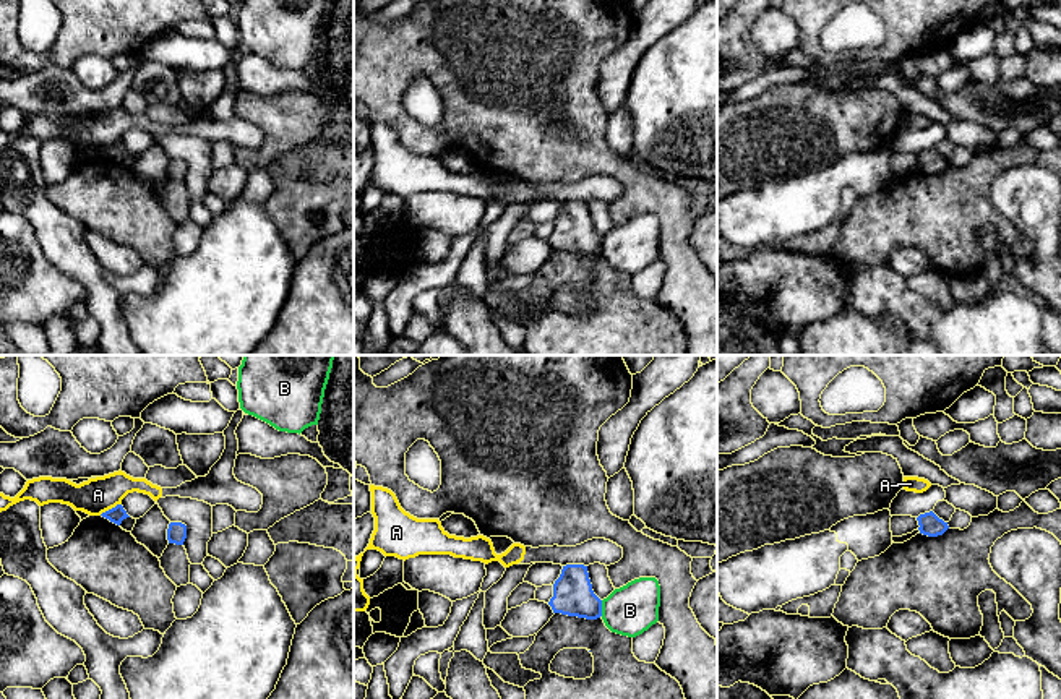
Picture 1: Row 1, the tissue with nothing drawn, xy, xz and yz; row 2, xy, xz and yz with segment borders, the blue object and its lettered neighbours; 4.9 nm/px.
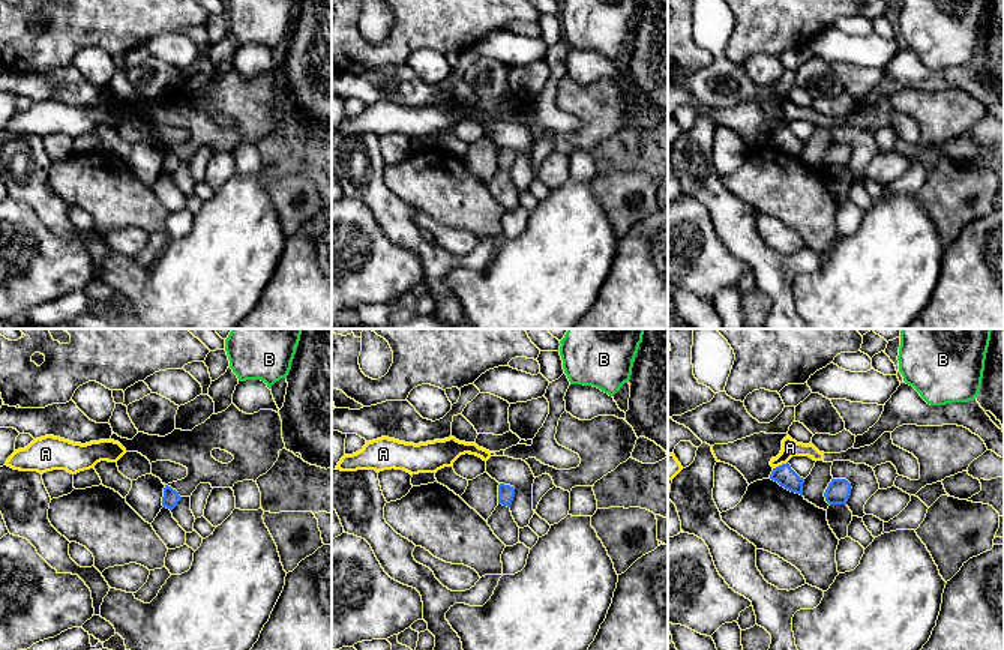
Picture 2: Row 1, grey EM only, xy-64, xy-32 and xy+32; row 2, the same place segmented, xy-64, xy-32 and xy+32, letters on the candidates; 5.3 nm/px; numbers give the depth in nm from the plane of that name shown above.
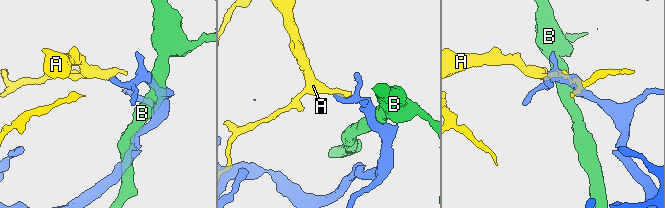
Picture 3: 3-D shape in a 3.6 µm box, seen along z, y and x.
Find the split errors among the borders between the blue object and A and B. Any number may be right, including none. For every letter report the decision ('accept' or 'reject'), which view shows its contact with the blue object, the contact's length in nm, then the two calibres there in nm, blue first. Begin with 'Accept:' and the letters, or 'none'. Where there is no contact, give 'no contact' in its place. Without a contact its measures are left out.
Accept: none
A: reject | xy | 130 nm | 80/180 nm
B: reject | xz | 80 nm | 200/260 nm

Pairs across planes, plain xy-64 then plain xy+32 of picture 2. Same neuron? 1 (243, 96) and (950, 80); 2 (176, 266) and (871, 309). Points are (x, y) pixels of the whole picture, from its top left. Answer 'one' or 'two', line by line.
1: two
2: one

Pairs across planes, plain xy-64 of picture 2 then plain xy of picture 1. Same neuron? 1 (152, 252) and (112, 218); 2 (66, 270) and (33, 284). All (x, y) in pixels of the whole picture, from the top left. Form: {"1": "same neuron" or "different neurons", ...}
{"1": "different neurons", "2": "same neuron"}

